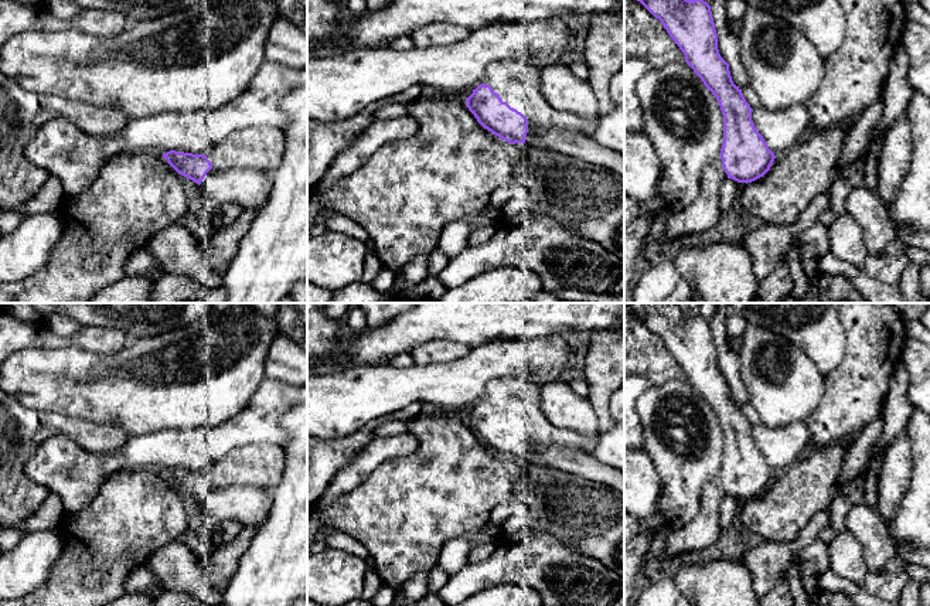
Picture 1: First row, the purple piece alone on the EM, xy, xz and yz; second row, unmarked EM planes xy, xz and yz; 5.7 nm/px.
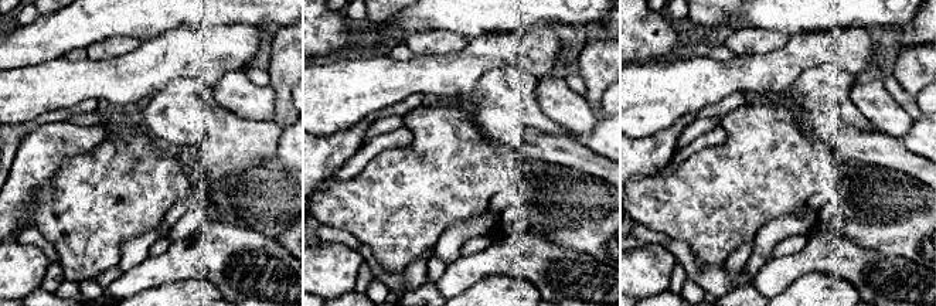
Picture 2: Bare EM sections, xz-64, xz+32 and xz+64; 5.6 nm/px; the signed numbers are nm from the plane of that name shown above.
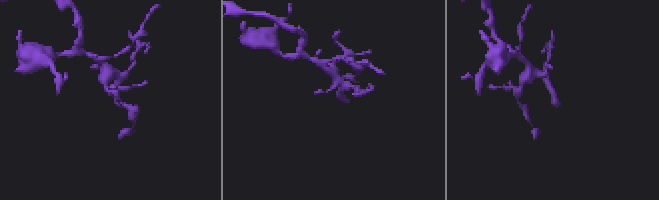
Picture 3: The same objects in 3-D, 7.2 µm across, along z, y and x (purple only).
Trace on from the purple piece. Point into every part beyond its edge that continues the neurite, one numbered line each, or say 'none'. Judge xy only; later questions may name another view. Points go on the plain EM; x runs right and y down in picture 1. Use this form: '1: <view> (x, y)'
1: xy (248, 504)

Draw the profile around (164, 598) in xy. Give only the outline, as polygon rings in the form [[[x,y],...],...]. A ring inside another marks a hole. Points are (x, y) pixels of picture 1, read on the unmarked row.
[[[160,590],[154,595],[153,606],[202,606],[202,605],[188,593]]]

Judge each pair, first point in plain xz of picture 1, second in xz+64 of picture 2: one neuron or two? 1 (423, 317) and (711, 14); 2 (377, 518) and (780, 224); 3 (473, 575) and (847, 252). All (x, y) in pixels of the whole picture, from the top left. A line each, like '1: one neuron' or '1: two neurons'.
1: two neurons
2: two neurons
3: one neuron

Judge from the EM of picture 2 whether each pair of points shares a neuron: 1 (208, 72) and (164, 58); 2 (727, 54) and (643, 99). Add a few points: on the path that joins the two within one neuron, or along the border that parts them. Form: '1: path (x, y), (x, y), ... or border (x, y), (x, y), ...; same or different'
1: path (197, 61), (194, 58), (176, 58); same
2: border (737, 55), (728, 60), (712, 60), (708, 57); different

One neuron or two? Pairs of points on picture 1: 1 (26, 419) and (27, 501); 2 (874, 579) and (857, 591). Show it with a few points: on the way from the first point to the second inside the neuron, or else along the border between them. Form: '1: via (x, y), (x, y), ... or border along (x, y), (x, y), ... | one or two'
1: via (24, 439), (24, 443), (16, 452), (16, 482) | one
2: border along (862, 585), (867, 591) | two

